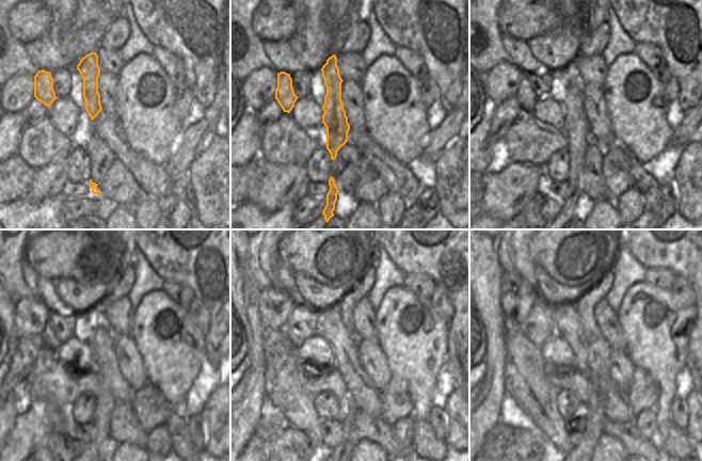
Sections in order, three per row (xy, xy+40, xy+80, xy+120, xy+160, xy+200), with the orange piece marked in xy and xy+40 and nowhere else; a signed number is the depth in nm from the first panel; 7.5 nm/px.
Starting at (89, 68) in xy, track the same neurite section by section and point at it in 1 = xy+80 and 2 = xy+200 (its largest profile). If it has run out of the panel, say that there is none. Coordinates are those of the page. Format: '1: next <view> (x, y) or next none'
1: next xy+80 (575, 125)
2: next xy+200 (585, 407)

